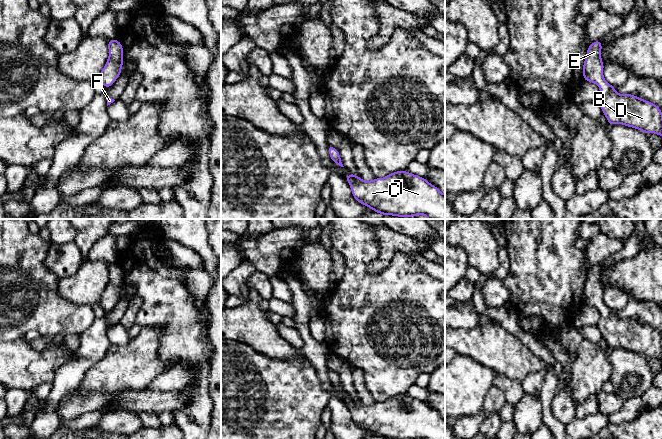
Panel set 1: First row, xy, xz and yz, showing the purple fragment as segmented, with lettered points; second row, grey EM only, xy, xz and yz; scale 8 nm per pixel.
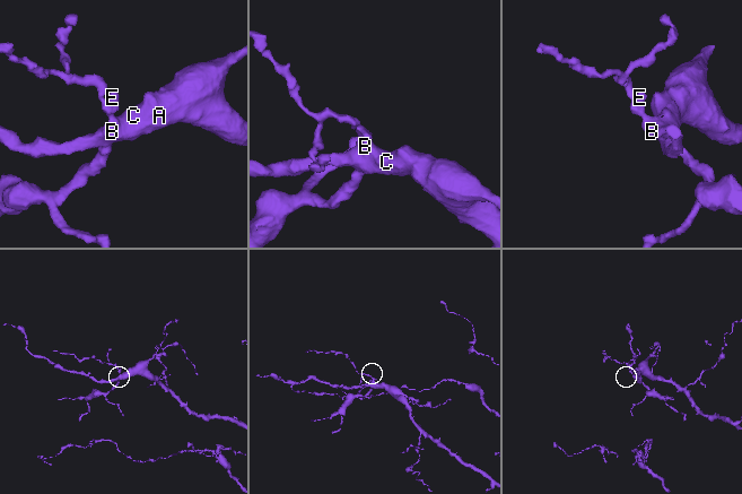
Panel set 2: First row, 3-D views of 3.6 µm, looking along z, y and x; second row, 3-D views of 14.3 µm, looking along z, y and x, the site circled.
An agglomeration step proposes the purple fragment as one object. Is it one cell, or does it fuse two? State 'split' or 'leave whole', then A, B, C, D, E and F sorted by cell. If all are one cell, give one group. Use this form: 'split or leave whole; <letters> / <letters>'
leave whole; A B C D E F

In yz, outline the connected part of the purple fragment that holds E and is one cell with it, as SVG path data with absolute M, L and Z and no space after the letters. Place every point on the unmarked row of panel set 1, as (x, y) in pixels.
M600 264L588 271L583 289L583 303L599 310L600 320L597 326L609 349L623 348L644 357L662 360L662 336L657 329L632 318L618 318L615 311L605 305L601 273Z

